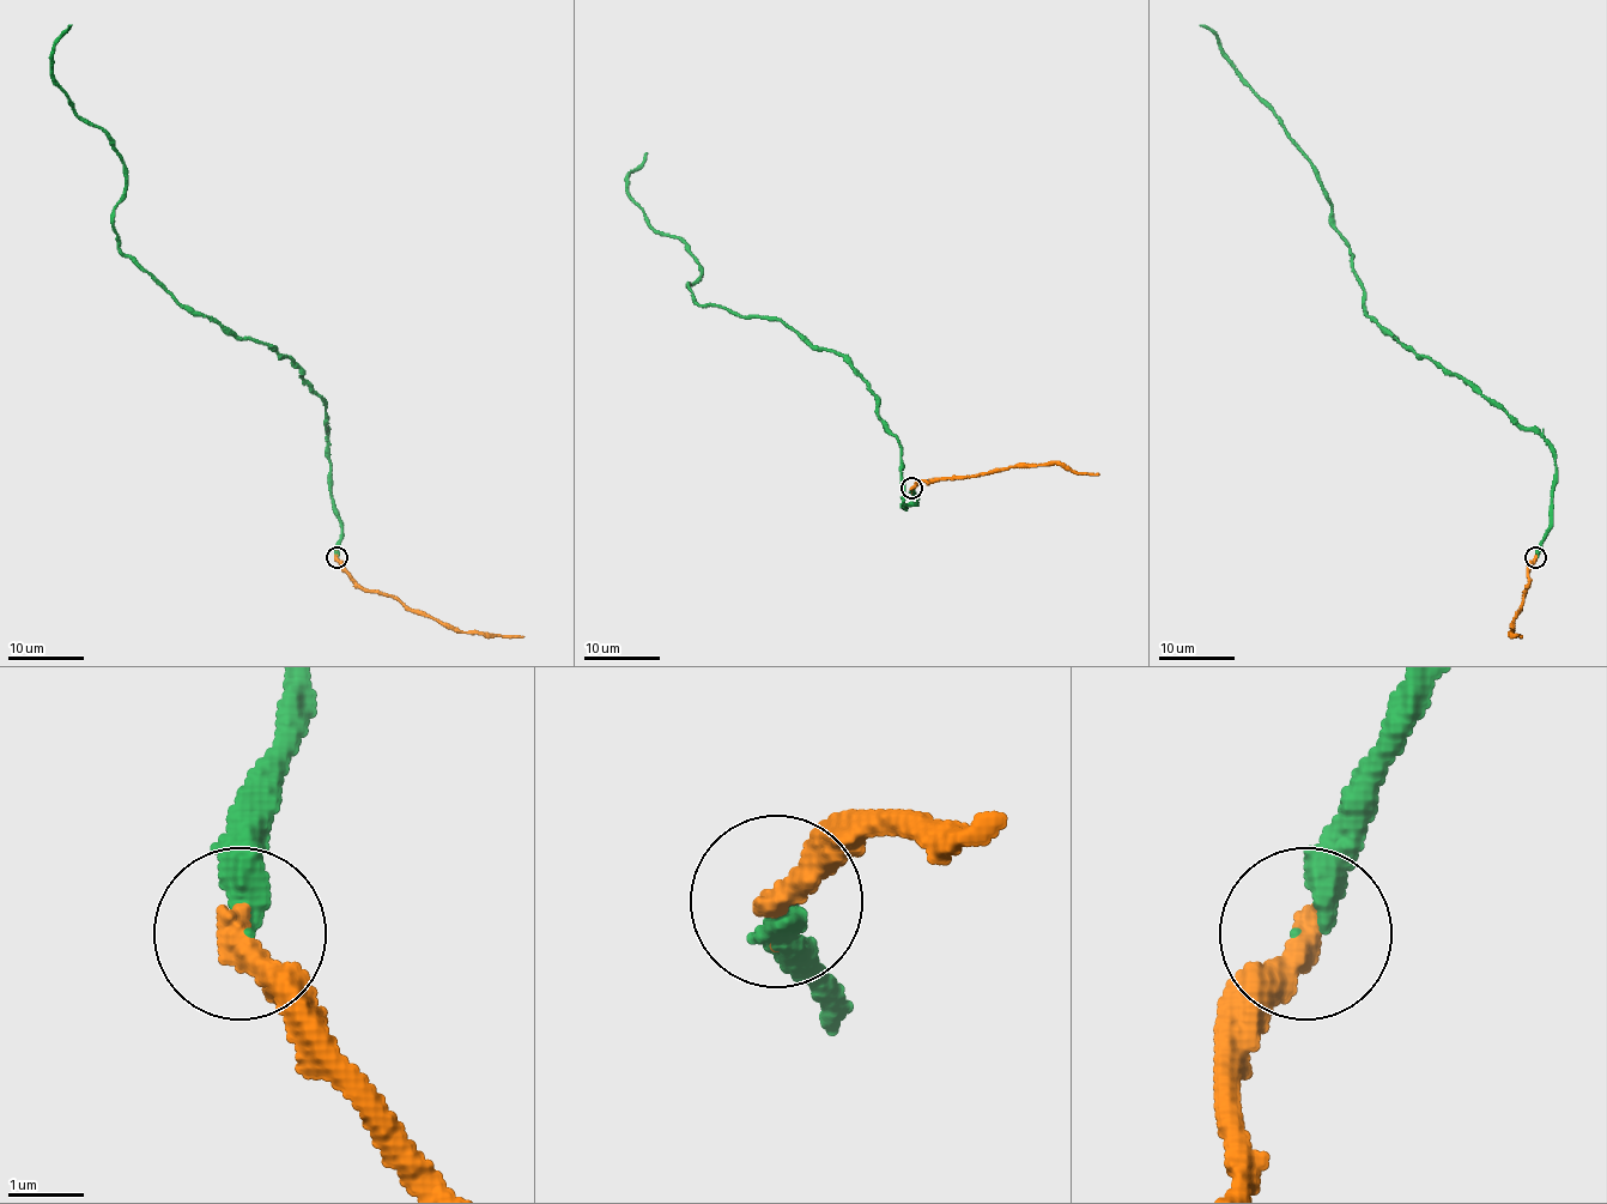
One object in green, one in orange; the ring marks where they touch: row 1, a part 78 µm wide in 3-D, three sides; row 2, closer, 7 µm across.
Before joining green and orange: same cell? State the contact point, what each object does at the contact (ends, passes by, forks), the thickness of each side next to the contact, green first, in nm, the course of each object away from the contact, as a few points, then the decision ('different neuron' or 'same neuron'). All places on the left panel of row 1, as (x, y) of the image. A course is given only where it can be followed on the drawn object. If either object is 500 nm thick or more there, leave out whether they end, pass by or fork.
at (337, 557); green ends there; orange ends there; 240 nm thick on the green side, 400 nm on the other; green runs (338, 558), (326, 406), (289, 357), (189, 313), (120, 249), (121, 155), (53, 77), (55, 42), (72, 25); orange runs (335, 558), (364, 588), (396, 596), (411, 609), (425, 611), (465, 631), (523, 637); same neuron

